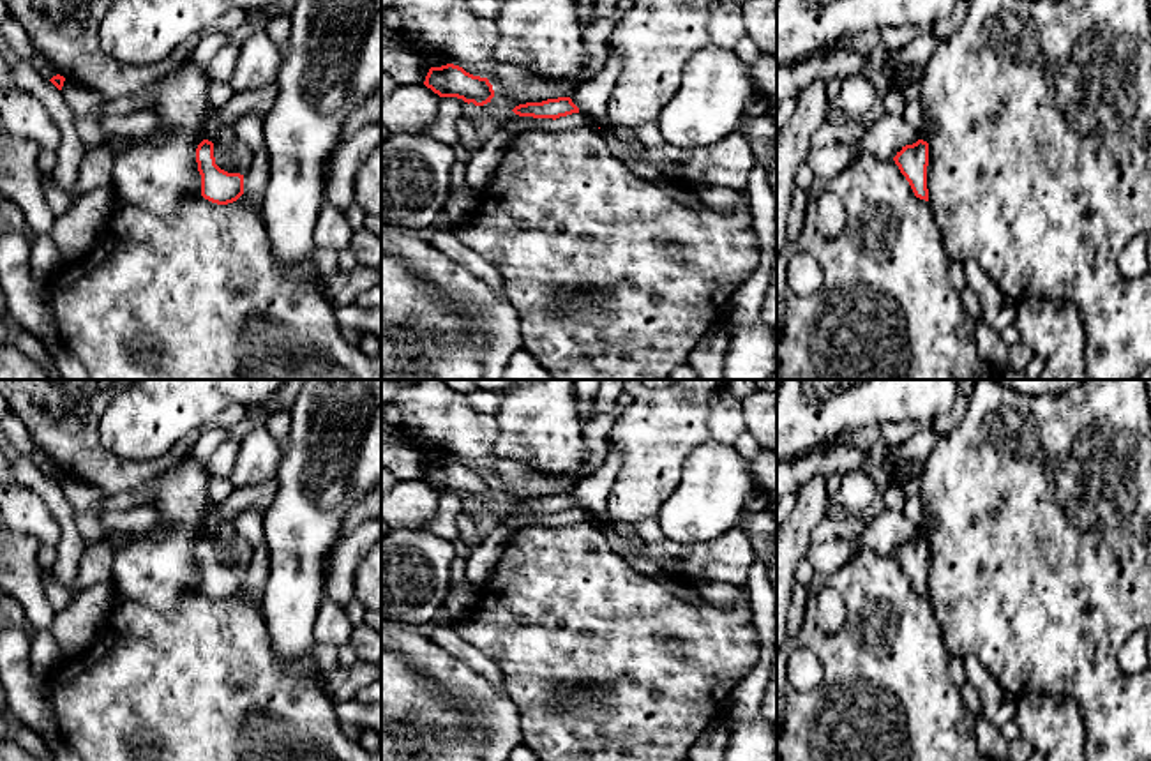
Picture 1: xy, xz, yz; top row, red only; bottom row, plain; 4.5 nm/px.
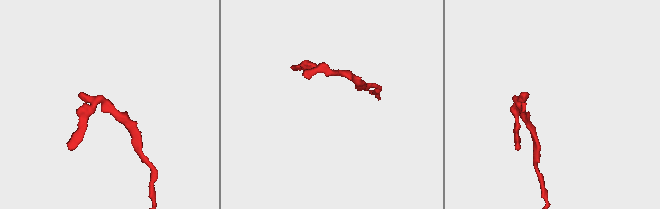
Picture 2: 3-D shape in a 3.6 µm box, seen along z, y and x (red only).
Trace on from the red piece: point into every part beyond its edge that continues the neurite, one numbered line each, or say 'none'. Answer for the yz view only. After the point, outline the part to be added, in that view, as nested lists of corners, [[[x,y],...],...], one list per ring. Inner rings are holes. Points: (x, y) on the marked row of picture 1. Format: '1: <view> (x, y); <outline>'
none

